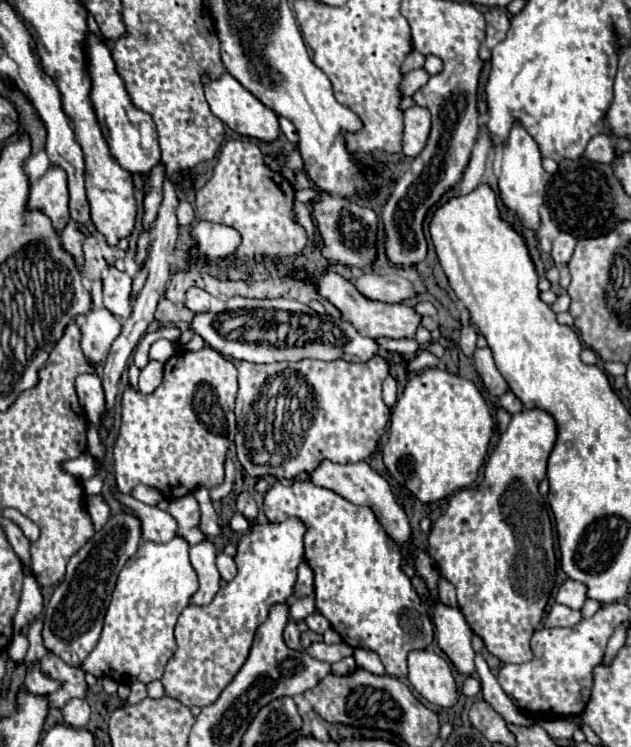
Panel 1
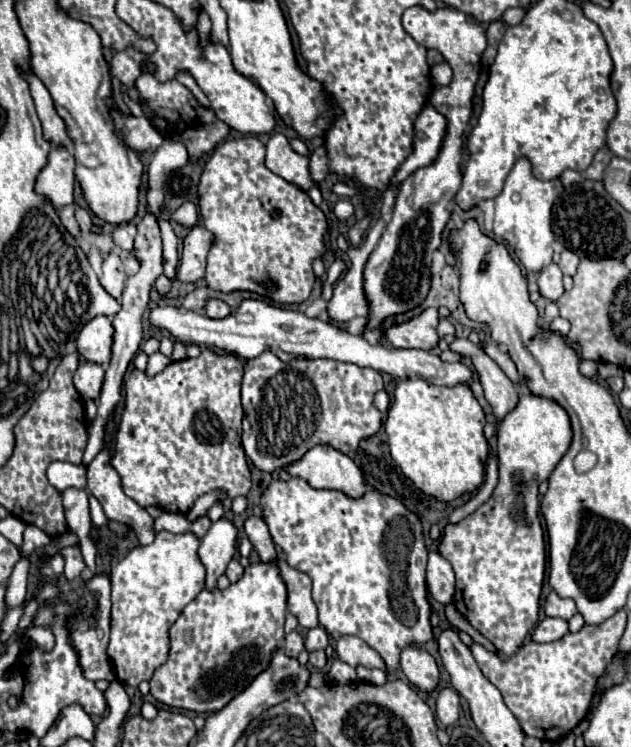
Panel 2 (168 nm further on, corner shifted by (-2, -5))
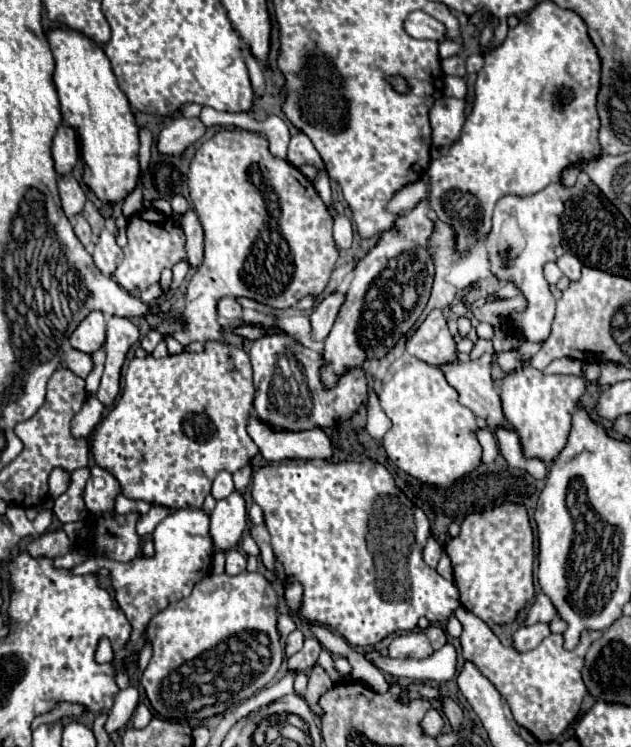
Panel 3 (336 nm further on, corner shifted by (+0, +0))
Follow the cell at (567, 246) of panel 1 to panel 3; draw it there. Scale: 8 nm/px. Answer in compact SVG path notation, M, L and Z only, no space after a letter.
M565 253L563 257L557 259L557 265L561 267L561 271L571 279L571 281L577 281L581 277L581 263L577 261L577 257Z

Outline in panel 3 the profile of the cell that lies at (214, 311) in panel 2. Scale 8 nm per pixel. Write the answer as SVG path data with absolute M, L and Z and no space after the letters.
M223 297L217 303L217 313L219 313L219 317L223 317L227 321L239 321L241 319L241 305L231 297Z

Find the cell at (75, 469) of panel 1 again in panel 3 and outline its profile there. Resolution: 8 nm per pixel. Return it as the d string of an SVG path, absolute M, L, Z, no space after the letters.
M55 467L51 471L51 475L49 475L49 495L51 495L51 499L57 499L61 493L67 491L69 479L71 479L69 471L65 471L61 467Z

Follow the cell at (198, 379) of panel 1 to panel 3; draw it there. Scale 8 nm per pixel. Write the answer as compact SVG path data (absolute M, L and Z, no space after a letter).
M209 341L201 353L183 351L163 359L153 359L151 355L147 359L135 357L127 367L121 397L91 439L95 463L121 483L123 495L129 499L143 499L169 509L201 507L219 471L235 473L249 465L257 453L257 445L247 433L253 393L249 355L241 347L223 341Z

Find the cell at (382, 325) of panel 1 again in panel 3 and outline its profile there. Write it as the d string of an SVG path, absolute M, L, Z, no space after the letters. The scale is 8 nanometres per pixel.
M433 309L427 319L417 327L417 331L405 343L407 353L429 363L429 365L445 365L457 359L455 341L447 329L445 315L441 309Z

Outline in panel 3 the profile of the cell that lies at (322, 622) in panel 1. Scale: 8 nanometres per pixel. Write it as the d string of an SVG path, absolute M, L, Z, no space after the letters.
M307 637L303 649L297 655L293 655L293 659L289 659L289 669L297 669L301 673L311 669L315 665L319 653L321 653L321 643L315 637Z

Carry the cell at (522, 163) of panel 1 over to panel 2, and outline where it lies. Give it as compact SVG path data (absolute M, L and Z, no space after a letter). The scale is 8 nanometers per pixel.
M521 158L511 174L505 180L501 194L495 198L495 222L493 234L497 240L503 240L513 248L521 264L527 272L541 272L547 264L551 264L553 256L553 230L551 230L551 210L555 200L563 194L561 180L537 180L531 172L529 160Z

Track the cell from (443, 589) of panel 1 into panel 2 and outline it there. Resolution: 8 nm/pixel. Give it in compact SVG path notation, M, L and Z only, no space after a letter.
M429 552L429 564L427 564L427 586L431 596L441 602L449 604L453 600L455 592L455 574L451 570L451 564L439 554Z

